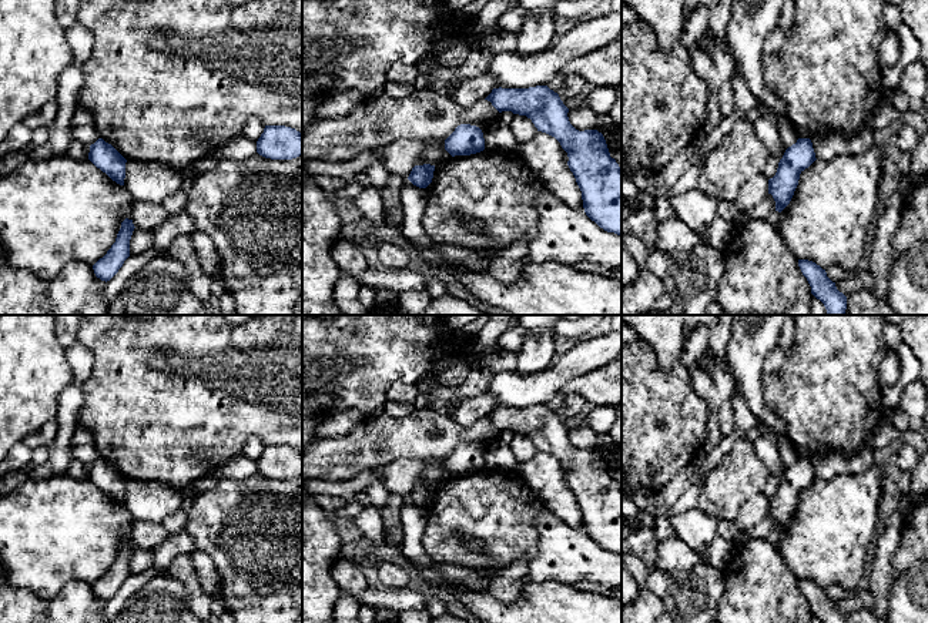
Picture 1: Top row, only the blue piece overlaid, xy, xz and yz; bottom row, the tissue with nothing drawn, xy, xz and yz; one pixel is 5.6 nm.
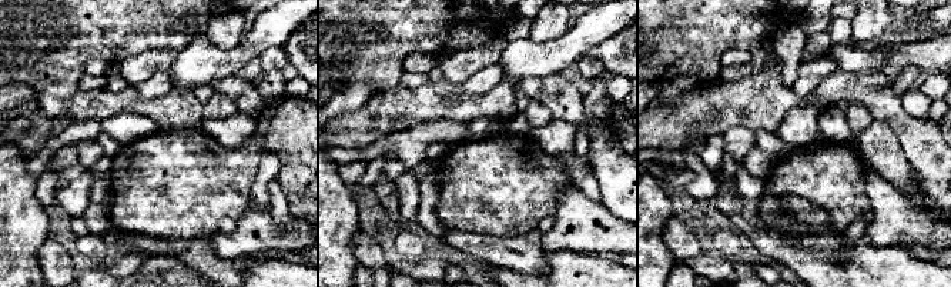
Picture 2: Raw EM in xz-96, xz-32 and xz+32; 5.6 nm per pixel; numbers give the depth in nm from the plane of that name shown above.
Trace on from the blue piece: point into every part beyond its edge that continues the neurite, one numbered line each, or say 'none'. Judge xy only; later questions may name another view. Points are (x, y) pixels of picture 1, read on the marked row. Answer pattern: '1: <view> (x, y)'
none

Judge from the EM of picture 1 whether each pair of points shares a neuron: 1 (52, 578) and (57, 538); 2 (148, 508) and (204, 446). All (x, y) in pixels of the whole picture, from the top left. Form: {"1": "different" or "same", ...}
{"1": "same", "2": "different"}

